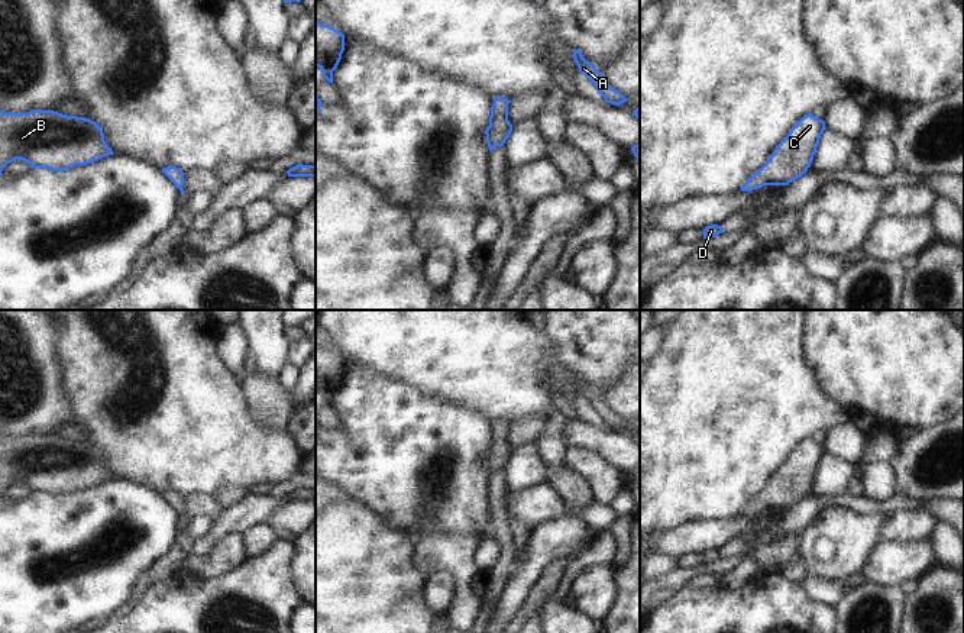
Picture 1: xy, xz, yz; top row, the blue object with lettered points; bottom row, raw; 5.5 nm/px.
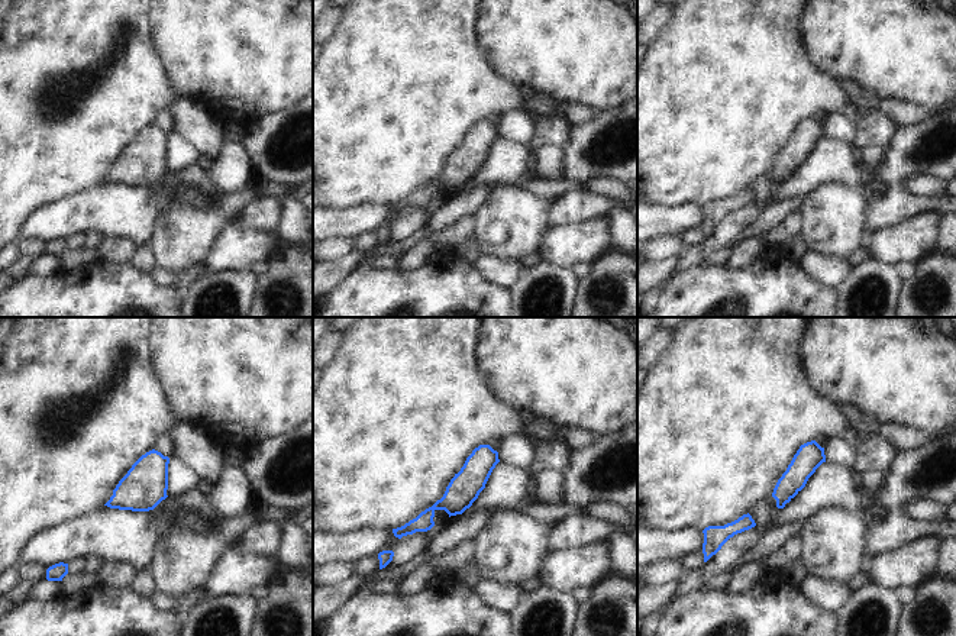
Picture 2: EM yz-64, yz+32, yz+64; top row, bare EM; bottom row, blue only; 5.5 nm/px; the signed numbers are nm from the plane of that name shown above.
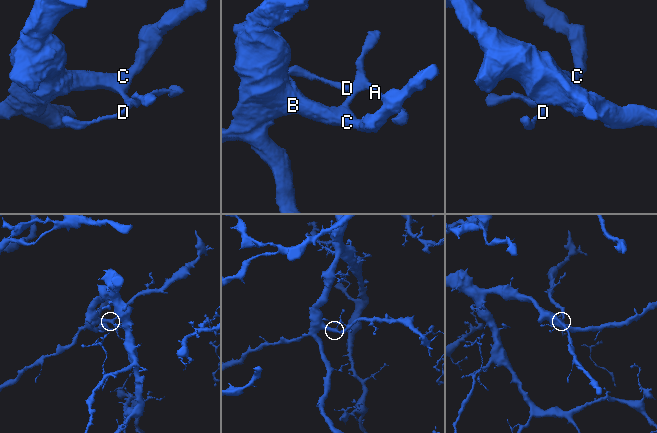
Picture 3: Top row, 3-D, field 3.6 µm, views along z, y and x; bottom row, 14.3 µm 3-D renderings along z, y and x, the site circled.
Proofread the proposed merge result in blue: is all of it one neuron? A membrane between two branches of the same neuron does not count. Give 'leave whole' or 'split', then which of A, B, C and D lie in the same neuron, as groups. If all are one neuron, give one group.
leave whole | A B C D

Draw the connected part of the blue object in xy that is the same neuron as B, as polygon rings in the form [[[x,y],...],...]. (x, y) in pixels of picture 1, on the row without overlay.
[[[54,435],[0,436],[0,498],[7,488],[16,484],[28,487],[30,492],[67,495],[109,479],[113,479],[113,475],[104,465],[103,452],[90,443],[67,440]]]

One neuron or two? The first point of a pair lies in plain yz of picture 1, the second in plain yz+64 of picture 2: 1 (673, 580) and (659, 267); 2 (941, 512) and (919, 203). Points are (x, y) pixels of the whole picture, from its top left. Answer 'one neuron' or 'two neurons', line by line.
1: one neuron
2: two neurons

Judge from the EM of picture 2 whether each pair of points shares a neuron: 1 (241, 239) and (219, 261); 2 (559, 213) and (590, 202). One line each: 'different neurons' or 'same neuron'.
1: same neuron
2: same neuron

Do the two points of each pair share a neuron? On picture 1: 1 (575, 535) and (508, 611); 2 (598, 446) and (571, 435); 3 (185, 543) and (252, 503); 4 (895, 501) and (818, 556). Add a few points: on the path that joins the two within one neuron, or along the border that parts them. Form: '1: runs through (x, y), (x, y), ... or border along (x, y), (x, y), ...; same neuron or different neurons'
1: runs through (553, 546), (531, 568), (516, 590); same neuron
2: runs through (591, 439), (578, 435); same neuron
3: border along (194, 541), (190, 552); different neurons
4: border along (844, 507), (863, 514), (886, 516); different neurons

